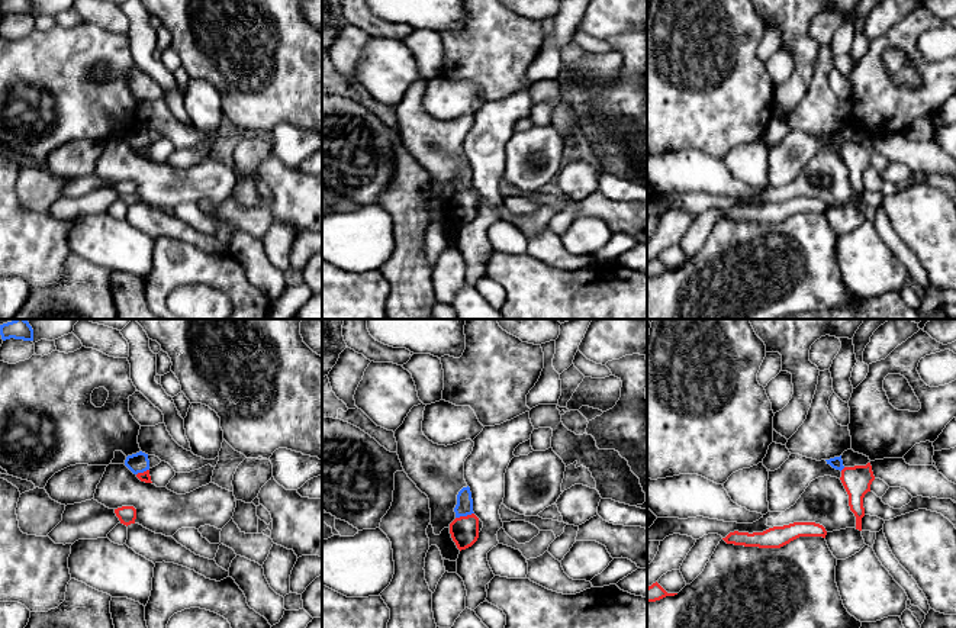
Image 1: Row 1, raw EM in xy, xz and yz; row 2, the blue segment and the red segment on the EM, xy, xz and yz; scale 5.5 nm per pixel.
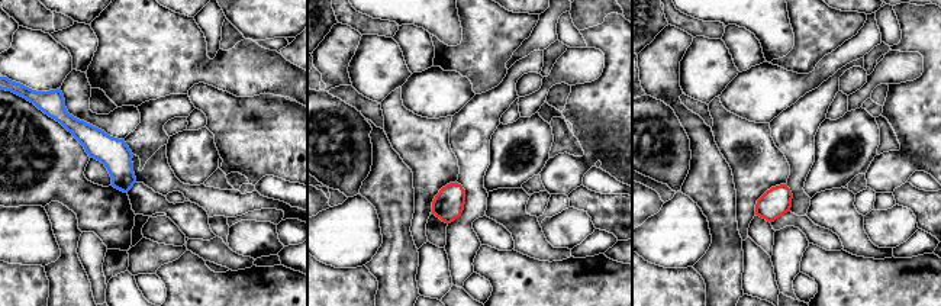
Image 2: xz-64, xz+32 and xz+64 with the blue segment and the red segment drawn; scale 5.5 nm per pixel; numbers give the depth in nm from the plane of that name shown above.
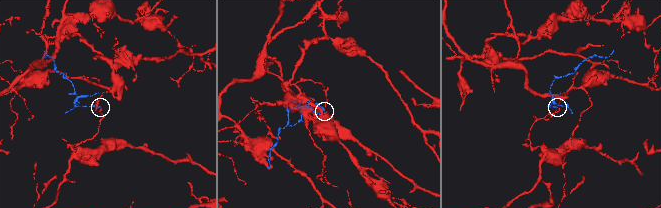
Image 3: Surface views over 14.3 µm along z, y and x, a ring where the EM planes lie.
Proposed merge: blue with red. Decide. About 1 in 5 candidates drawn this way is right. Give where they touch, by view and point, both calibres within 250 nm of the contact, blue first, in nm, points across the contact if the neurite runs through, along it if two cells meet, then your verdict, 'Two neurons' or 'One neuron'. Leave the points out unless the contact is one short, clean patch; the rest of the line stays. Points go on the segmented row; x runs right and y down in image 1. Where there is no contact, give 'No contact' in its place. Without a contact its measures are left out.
Touches blue at xz (464, 515). Thickness 100 nm (blue) against 160 nm. Boundary: xz (473, 512), (456, 518). Two neurons

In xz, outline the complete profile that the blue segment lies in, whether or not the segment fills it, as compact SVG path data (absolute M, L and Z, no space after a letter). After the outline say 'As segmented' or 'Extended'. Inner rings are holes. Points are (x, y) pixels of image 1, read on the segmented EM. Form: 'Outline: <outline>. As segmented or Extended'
Outline: M463 487L458 495L457 495L457 505L454 508L456 518L460 516L467 516L474 513L473 512L473 499L471 499L471 492L470 487Z. As segmented

